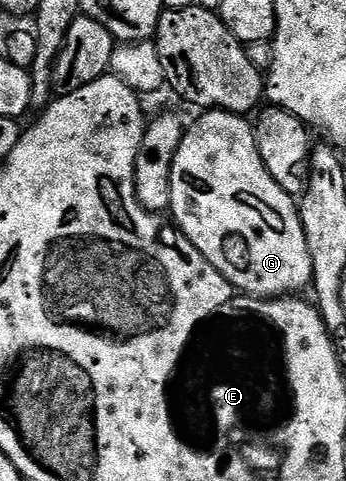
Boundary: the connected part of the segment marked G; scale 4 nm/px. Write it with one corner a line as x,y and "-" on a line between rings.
208,110
195,124
186,128
183,140
179,146
179,157
173,161
171,166
171,184
173,185
173,197
171,198
170,218
176,227
183,232
183,236
189,241
193,241
193,245
197,245
197,249
205,257
205,261
209,261
209,265
213,265
213,269
217,269
231,283
232,288
236,292
248,296
258,297
291,297
296,293
303,293
311,287
311,279
313,277
313,261
309,257
309,245
305,241
305,229
303,222
299,219
299,209
296,200
286,192
268,173
266,165
264,165
261,153
258,151
258,143
255,140
255,127
242,115
234,115
228,111

